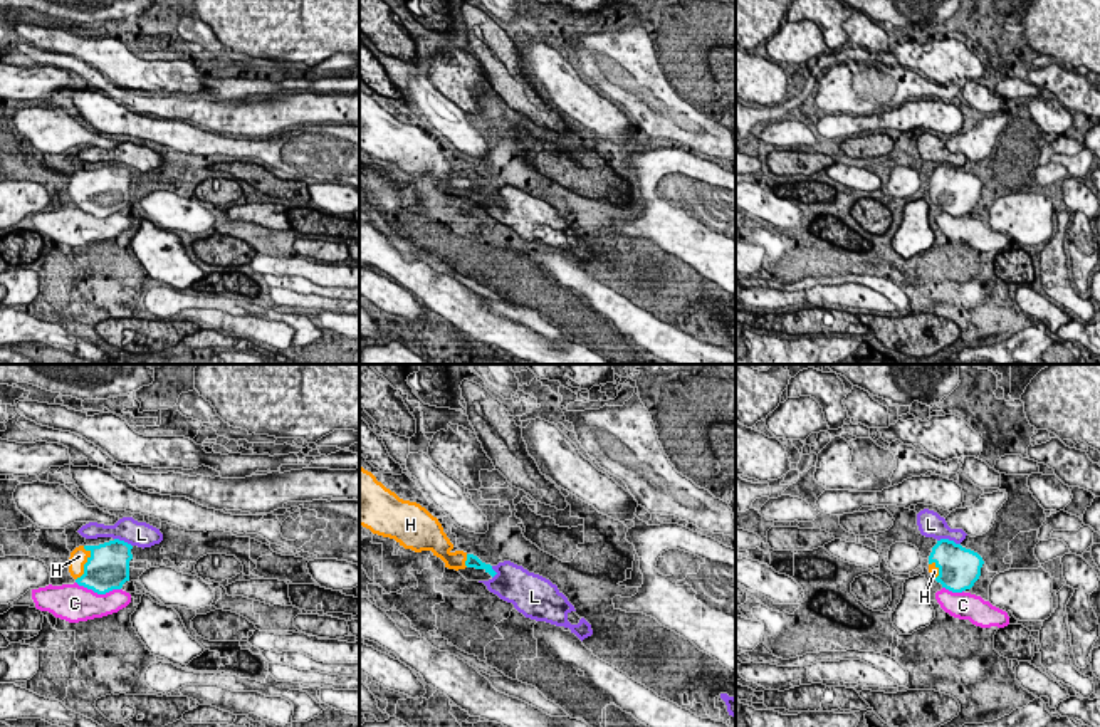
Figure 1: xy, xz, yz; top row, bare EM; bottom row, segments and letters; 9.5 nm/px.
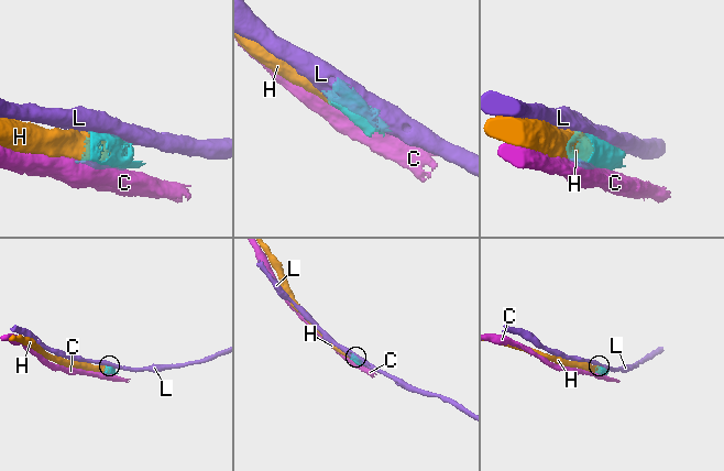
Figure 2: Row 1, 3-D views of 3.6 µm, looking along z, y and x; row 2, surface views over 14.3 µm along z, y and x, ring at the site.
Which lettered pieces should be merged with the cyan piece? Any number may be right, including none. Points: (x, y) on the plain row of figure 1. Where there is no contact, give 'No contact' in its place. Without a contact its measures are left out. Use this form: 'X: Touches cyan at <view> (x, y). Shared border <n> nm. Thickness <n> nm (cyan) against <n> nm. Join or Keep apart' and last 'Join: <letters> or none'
C: Touches cyan at xy (98, 217). Shared border 440 nm. Thickness 400 nm (cyan) against 360 nm. Keep apart
H: Touches cyan at xy (86, 187). Shared border 340 nm. Thickness 420 nm (cyan) against 160 nm. Join
L: Touches cyan at yz (948, 163). Shared border 220 nm. Thickness 340 nm (cyan) against 240 nm. Keep apart
Join: H

